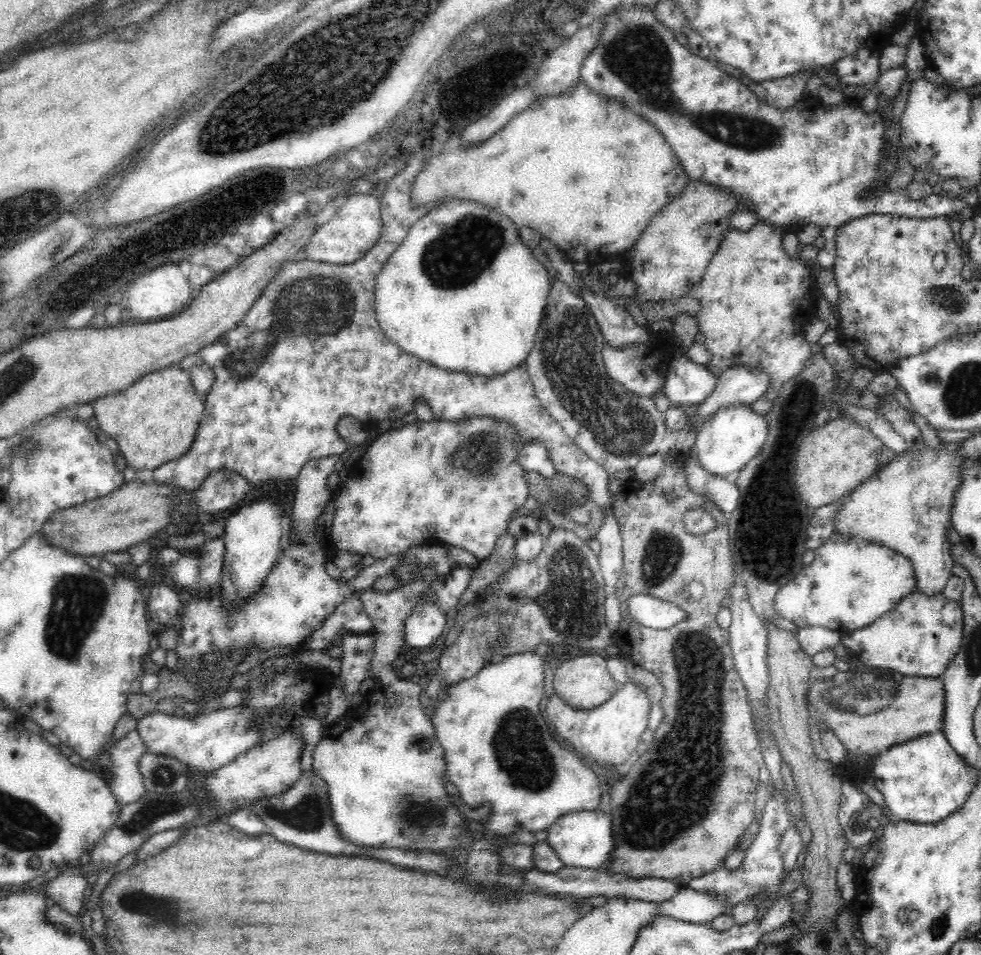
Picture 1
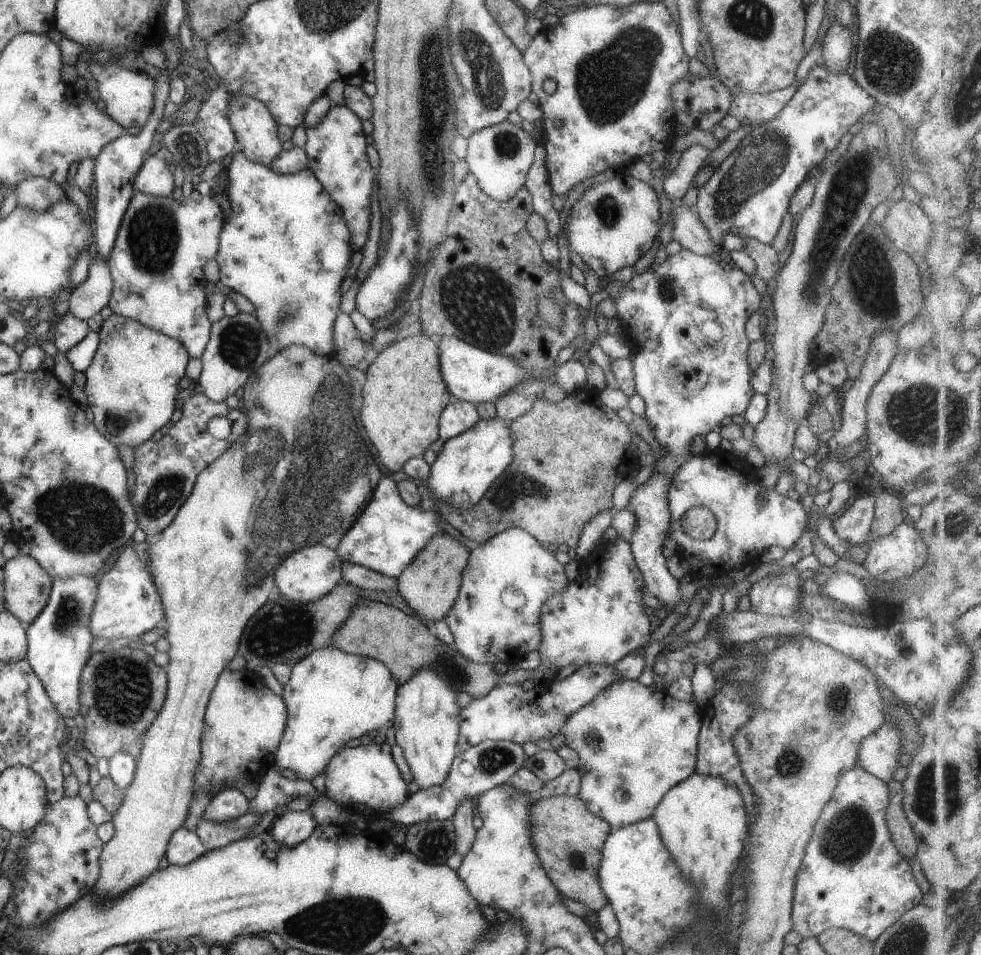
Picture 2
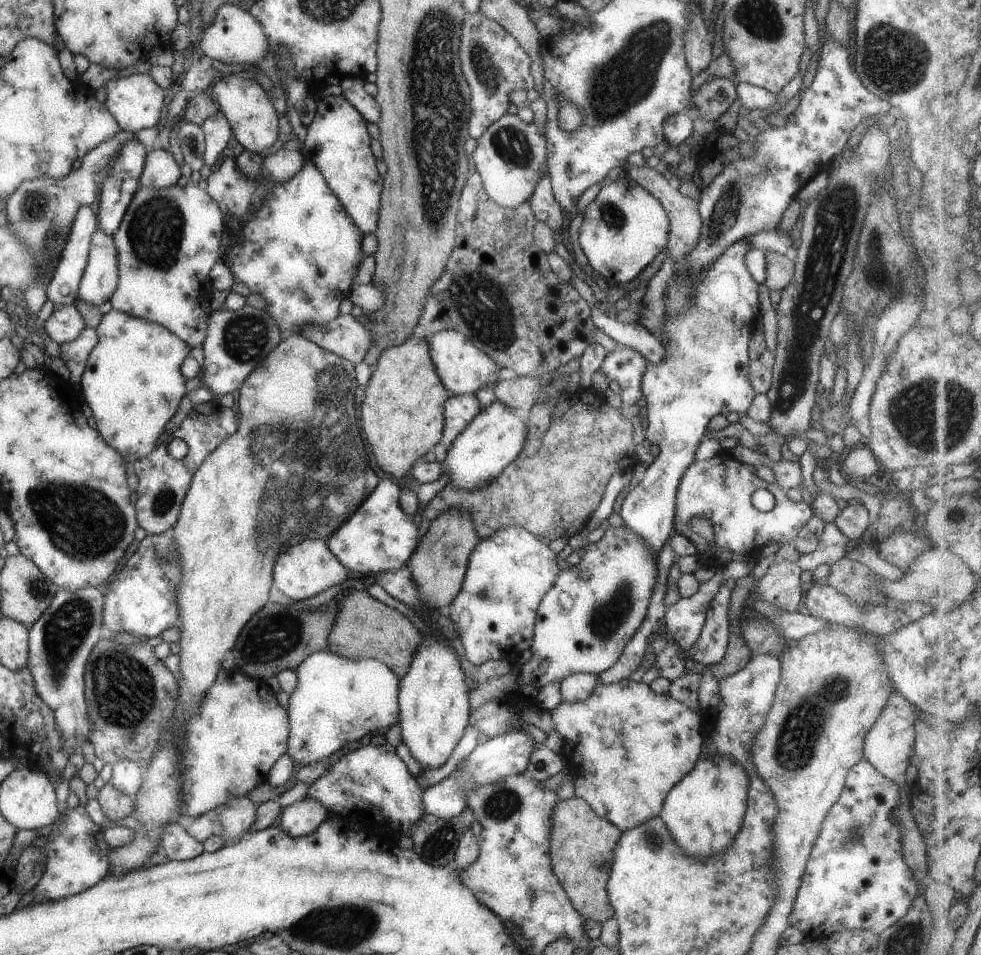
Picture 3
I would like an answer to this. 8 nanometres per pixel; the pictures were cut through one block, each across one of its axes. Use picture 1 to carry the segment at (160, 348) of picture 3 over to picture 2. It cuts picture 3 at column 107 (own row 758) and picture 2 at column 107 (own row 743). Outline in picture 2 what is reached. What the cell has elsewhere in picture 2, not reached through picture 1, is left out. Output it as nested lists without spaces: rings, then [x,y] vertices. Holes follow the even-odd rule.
[[[111,313],[105,320],[103,320],[99,330],[97,330],[97,334],[98,345],[89,366],[84,370],[85,382],[82,388],[86,395],[88,407],[91,409],[93,414],[92,423],[95,425],[95,428],[97,428],[99,433],[102,434],[103,438],[105,438],[105,440],[107,440],[109,443],[115,446],[124,444],[131,448],[135,448],[139,446],[141,442],[155,437],[159,431],[159,428],[169,421],[173,410],[178,407],[177,401],[175,400],[175,395],[180,390],[178,388],[178,382],[179,379],[184,375],[184,367],[190,356],[187,354],[187,351],[183,348],[183,346],[180,345],[180,342],[175,341],[160,332],[155,332],[151,328],[142,326],[138,322],[135,322],[135,320],[124,318],[114,313]]]

